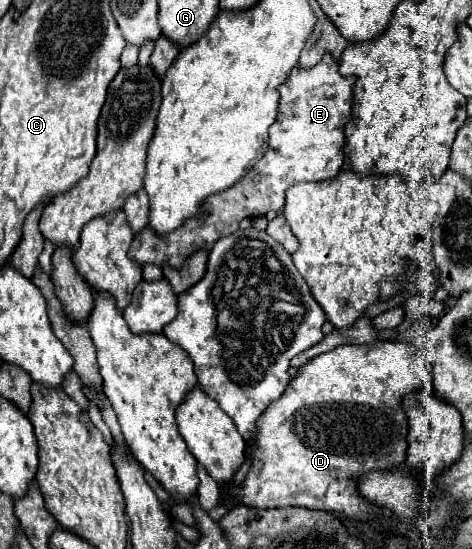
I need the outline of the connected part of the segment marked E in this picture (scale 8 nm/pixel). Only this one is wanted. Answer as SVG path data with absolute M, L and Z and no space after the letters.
M330 53L310 69L294 67L288 81L280 87L278 115L270 127L270 141L262 159L236 185L218 195L210 195L202 203L202 213L186 219L178 229L158 235L150 227L144 227L134 237L128 257L140 265L164 265L166 259L170 259L172 267L180 267L196 249L210 249L220 237L234 233L244 217L252 219L268 211L278 211L284 205L286 189L294 183L332 179L344 165L344 129L346 121L350 121L354 81L354 75L344 77L338 73L338 63Z

